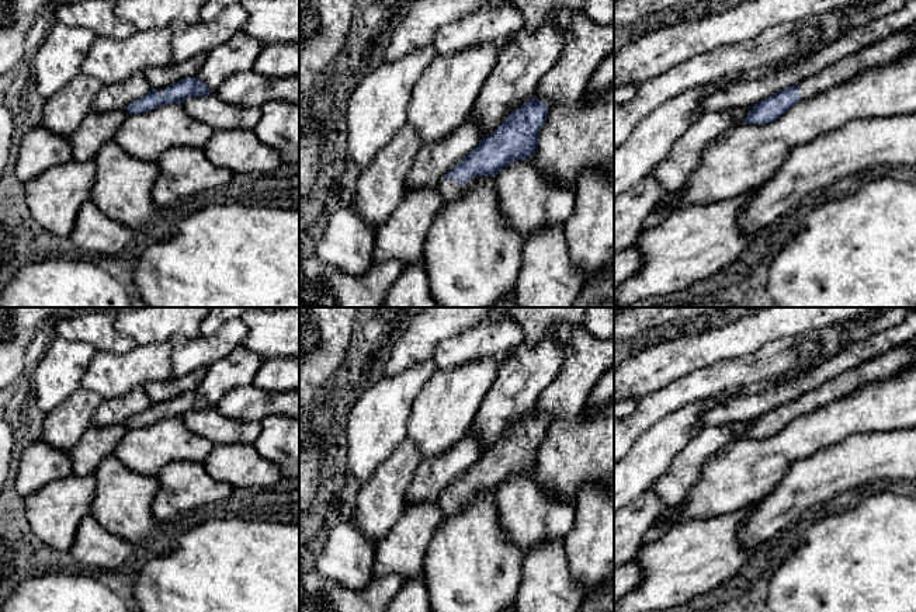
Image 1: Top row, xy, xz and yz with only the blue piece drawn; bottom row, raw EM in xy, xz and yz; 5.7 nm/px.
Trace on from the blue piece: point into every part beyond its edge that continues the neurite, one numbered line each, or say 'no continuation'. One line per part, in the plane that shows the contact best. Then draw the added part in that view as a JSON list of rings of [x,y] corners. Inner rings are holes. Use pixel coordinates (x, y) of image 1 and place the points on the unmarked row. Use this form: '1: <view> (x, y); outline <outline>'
1: xz (450, 504); outline [[[478,491],[471,493],[465,500],[459,500],[455,494],[441,493],[438,497],[438,504],[444,518],[455,515],[465,505],[468,505],[478,495]]]

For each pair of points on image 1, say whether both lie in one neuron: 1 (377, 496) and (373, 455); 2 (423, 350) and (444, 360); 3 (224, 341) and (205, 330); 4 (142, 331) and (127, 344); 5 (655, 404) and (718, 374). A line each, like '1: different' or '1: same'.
1: different
2: different
3: different
4: different
5: same

